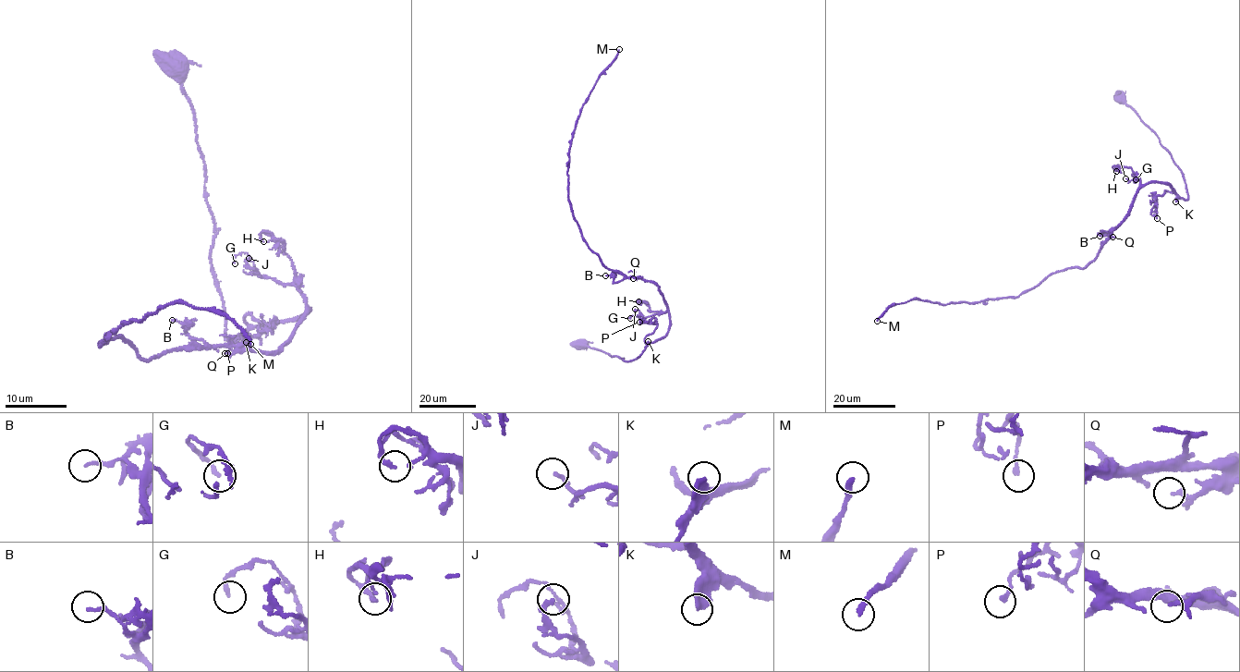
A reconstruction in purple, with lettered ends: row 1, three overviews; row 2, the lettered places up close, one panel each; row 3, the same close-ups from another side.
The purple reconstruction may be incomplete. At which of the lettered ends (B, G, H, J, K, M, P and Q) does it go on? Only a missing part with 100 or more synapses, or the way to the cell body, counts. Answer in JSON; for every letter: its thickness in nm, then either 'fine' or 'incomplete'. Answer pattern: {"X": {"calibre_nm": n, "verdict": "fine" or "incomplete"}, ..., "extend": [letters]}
{"B": {"calibre_nm": 140, "verdict": "fine"}, "G": {"calibre_nm": 170, "verdict": "fine"}, "H": {"calibre_nm": 180, "verdict": "fine"}, "J": {"calibre_nm": 190, "verdict": "fine"}, "K": {"calibre_nm": 360, "verdict": "fine"}, "M": {"calibre_nm": 240, "verdict": "incomplete"}, "P": {"calibre_nm": 180, "verdict": "fine"}, "Q": {"calibre_nm": 130, "verdict": "fine"}, "extend": ["M"]}

